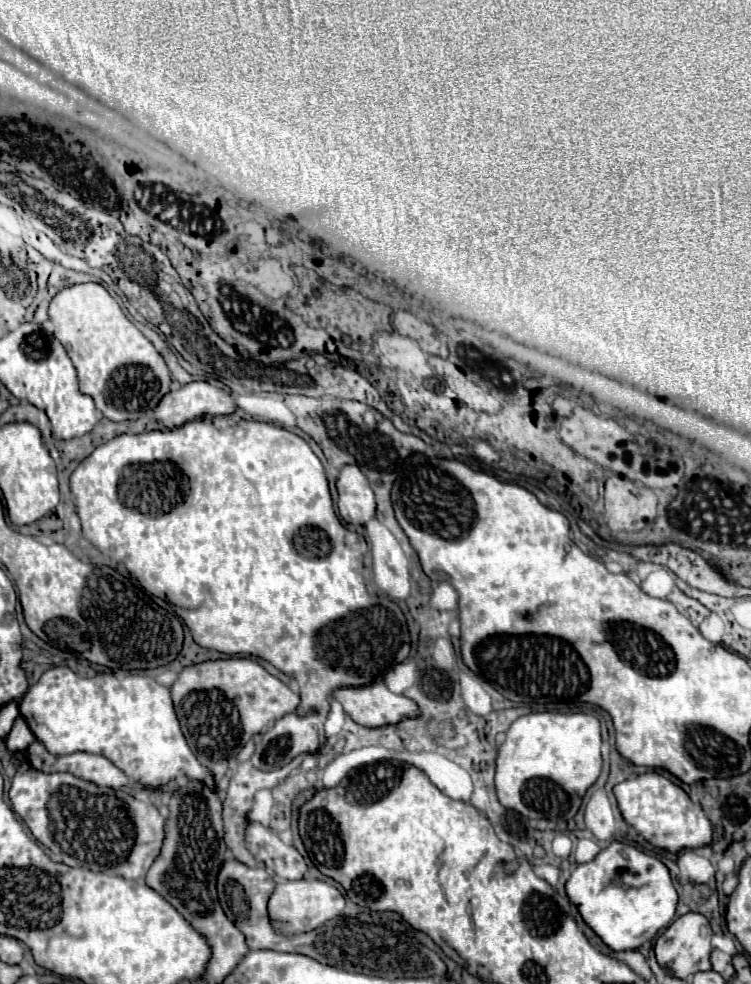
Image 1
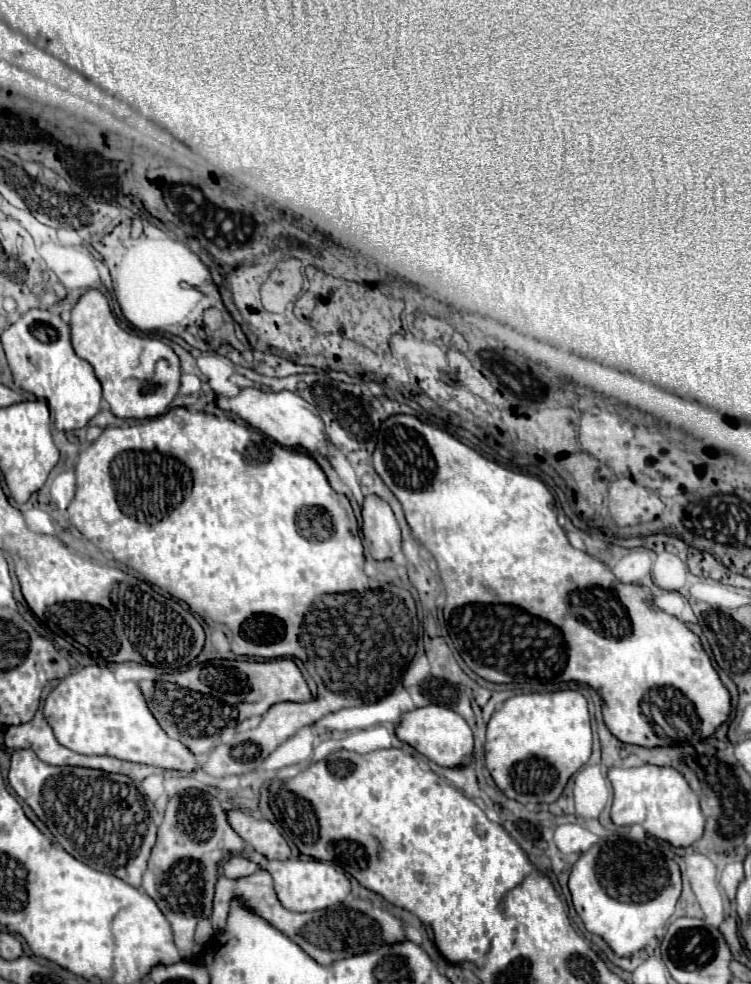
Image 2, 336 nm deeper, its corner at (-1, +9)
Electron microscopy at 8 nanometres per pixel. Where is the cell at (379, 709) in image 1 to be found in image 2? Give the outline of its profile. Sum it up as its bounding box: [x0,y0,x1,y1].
[397,705,473,767]

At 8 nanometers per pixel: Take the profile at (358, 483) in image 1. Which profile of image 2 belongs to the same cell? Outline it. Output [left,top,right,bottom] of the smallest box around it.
[363,495,401,561]

